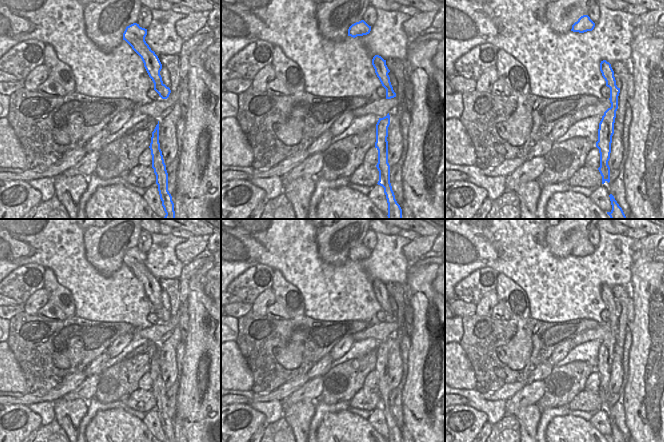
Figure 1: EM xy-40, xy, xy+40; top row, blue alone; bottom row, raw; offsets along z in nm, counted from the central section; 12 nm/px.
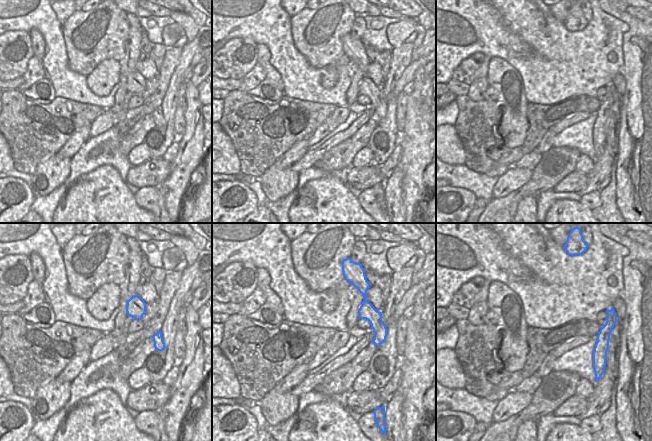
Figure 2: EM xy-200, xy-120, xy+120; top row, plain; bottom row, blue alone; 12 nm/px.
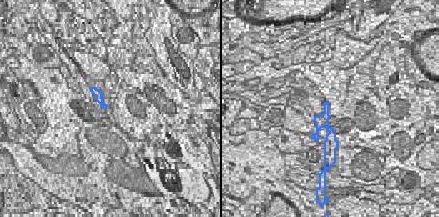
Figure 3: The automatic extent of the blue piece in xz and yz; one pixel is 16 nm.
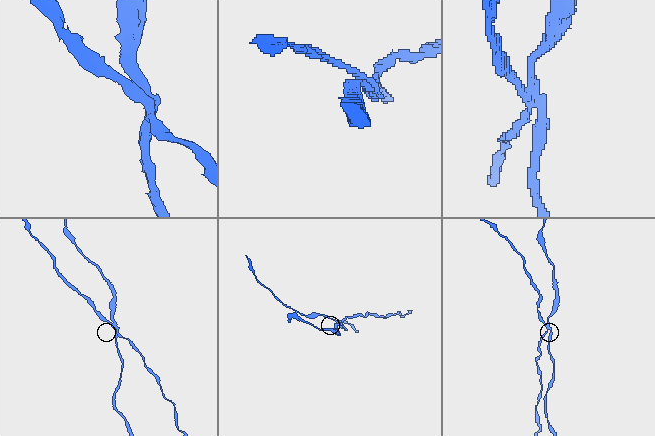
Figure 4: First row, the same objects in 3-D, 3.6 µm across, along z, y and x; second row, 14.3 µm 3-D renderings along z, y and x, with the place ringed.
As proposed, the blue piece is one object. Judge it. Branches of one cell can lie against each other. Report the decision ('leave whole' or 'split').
split

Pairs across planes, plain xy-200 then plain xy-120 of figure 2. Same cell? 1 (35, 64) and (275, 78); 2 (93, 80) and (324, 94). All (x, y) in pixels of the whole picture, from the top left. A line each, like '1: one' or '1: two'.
1: two
2: two

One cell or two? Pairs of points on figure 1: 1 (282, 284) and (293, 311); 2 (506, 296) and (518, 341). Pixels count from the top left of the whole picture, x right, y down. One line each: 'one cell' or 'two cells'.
1: one cell
2: one cell

